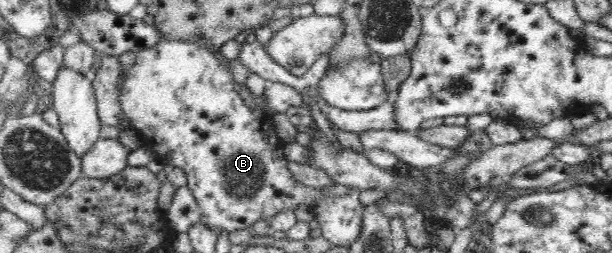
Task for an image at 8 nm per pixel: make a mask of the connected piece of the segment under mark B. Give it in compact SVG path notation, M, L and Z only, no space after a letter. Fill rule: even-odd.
M161 39L155 47L145 48L137 53L134 64L127 69L127 75L123 80L123 87L121 87L119 91L122 113L124 113L124 117L130 122L131 127L137 131L143 145L147 145L155 151L158 161L183 169L188 179L187 186L191 188L191 192L193 192L197 204L201 207L201 223L218 236L219 231L221 233L231 233L231 231L244 230L245 227L257 223L259 219L273 219L275 215L283 211L294 211L299 205L311 207L322 194L322 191L320 191L321 188L305 186L295 180L293 174L291 174L287 168L289 160L283 153L283 143L277 133L276 115L285 112L288 107L304 105L302 92L284 83L272 82L271 85L268 84L270 83L267 83L267 89L264 91L264 97L268 100L268 102L265 103L265 107L256 105L257 109L252 110L249 106L245 105L245 102L243 102L243 99L235 90L236 84L231 70L225 64L221 64L212 51L197 45L195 42Z

